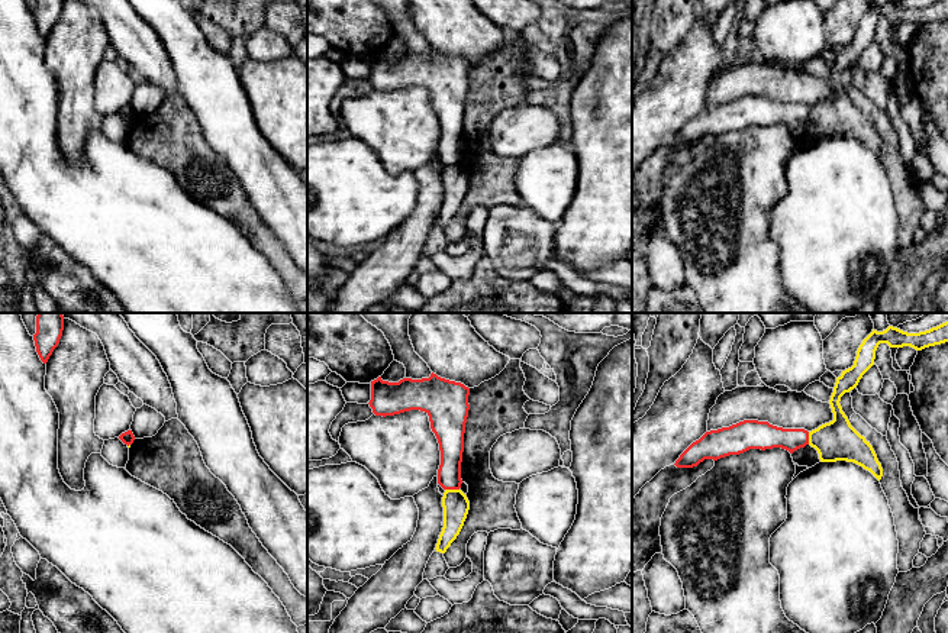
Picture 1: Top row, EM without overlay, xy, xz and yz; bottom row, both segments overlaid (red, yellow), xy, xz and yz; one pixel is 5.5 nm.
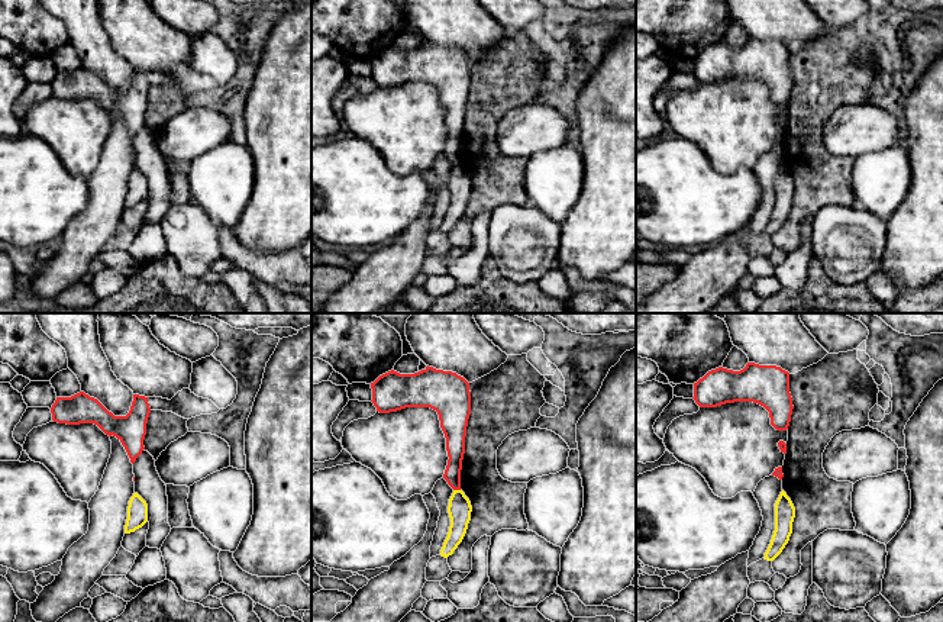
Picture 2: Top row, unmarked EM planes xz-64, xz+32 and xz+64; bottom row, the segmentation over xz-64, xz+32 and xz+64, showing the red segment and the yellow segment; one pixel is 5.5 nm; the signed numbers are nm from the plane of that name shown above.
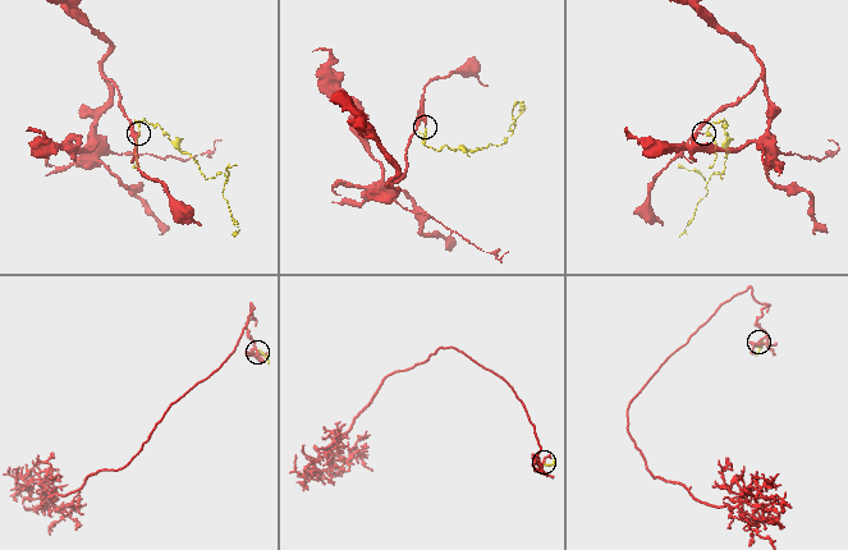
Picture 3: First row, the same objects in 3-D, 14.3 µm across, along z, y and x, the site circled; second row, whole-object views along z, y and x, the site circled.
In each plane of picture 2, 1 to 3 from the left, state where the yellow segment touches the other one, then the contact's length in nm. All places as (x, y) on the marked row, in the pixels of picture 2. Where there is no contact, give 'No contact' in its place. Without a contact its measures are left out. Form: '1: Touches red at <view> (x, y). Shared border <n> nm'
1: No contact
2: Touches red at xz+32 (457, 489). Shared border 40 nm
3: No contact

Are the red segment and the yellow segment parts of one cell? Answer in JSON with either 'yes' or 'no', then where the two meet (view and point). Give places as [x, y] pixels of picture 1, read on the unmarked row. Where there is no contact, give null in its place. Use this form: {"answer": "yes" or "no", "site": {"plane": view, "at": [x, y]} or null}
{"answer": "no", "site": {"plane": "xz", "at": [452, 164]}}

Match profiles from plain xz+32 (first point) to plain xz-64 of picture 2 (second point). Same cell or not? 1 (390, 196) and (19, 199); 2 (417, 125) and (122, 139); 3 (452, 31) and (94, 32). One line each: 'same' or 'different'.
1: same
2: different
3: different

